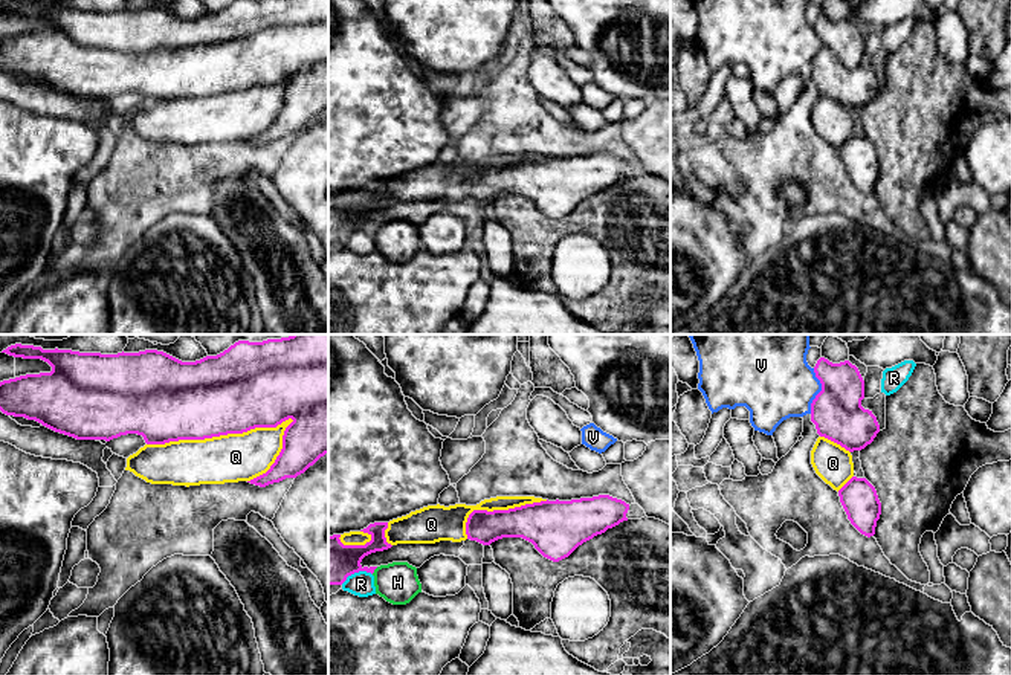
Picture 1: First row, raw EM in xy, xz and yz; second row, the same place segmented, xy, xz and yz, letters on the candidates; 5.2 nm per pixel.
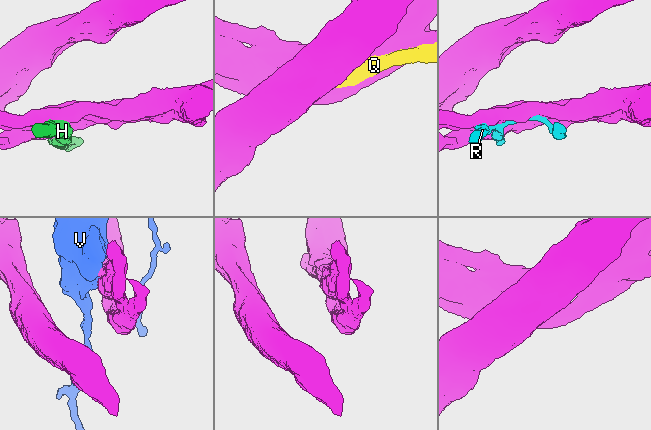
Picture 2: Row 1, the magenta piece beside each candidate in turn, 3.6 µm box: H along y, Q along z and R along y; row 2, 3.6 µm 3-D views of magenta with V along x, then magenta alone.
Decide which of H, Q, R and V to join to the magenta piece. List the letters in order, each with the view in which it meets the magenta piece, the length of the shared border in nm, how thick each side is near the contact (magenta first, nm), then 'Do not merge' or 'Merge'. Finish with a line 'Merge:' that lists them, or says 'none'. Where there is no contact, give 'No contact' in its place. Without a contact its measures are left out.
H: Touches magenta in xz. Shared border 50 nm. Thickness 240 nm (magenta) against 220 nm. Do not merge
Q: Touches magenta in xy. Shared border 800 nm. Thickness 440 nm (magenta) against 260 nm. Merge
R: Touches magenta in xz. Shared border 180 nm. Thickness 240 nm (magenta) against 130 nm. Do not merge
V: Touches magenta in yz. Shared border 240 nm. Thickness 260 nm (magenta) against 400 nm. Do not merge
Merge: Q

